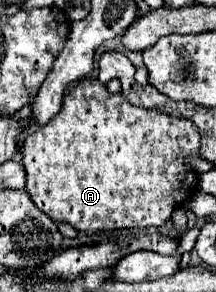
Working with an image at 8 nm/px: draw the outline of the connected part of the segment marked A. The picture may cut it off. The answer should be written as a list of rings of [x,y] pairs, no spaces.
[[[86,77],[82,81],[78,81],[78,85],[64,97],[64,105],[62,105],[62,111],[58,113],[58,117],[50,119],[46,125],[38,127],[36,131],[32,131],[24,143],[22,143],[22,163],[26,167],[26,193],[30,195],[30,199],[34,201],[34,205],[46,213],[52,221],[56,223],[68,223],[72,225],[76,231],[80,233],[86,233],[86,235],[94,235],[98,231],[112,231],[112,229],[144,229],[144,227],[160,227],[164,225],[172,211],[182,207],[188,197],[192,197],[196,193],[196,185],[198,185],[198,179],[196,179],[196,173],[190,171],[186,167],[186,157],[190,155],[198,155],[198,147],[200,147],[200,133],[196,129],[196,125],[192,121],[186,121],[186,119],[178,119],[178,117],[170,117],[170,115],[164,115],[164,113],[154,113],[154,111],[146,111],[146,109],[138,109],[134,105],[130,105],[122,93],[110,93],[106,89],[106,85],[102,85],[98,79],[92,79],[92,77]]]

